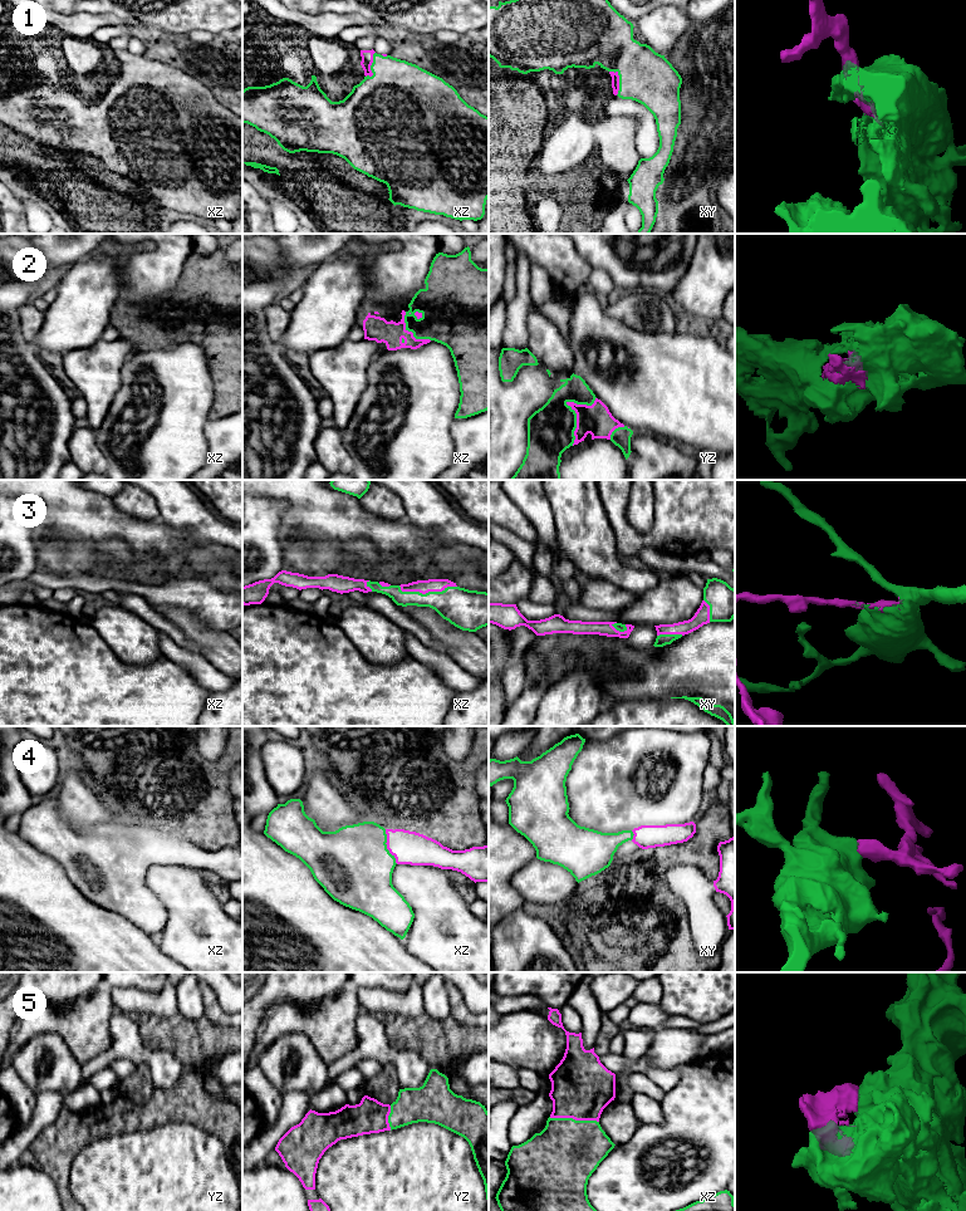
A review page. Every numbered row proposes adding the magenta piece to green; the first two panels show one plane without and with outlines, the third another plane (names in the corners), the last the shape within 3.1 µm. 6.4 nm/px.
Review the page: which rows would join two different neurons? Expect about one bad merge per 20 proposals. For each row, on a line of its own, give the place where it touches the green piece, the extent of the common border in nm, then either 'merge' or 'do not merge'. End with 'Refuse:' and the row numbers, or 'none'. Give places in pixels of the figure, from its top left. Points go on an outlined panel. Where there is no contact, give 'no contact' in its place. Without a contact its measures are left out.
1: xy (619, 81) | 170 nm | merge
2: yz (570, 408) | 340 nm | merge
3: xz (427, 593) | 380 nm | merge
4: xz (386, 847) | 240 nm | merge
5: xz (574, 1119) | 320 nm | merge
Refuse: none

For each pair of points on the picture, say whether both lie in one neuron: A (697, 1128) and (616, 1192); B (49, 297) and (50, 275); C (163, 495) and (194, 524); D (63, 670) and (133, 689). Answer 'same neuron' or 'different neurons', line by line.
A: same neuron
B: different neurons
C: same neuron
D: same neuron

